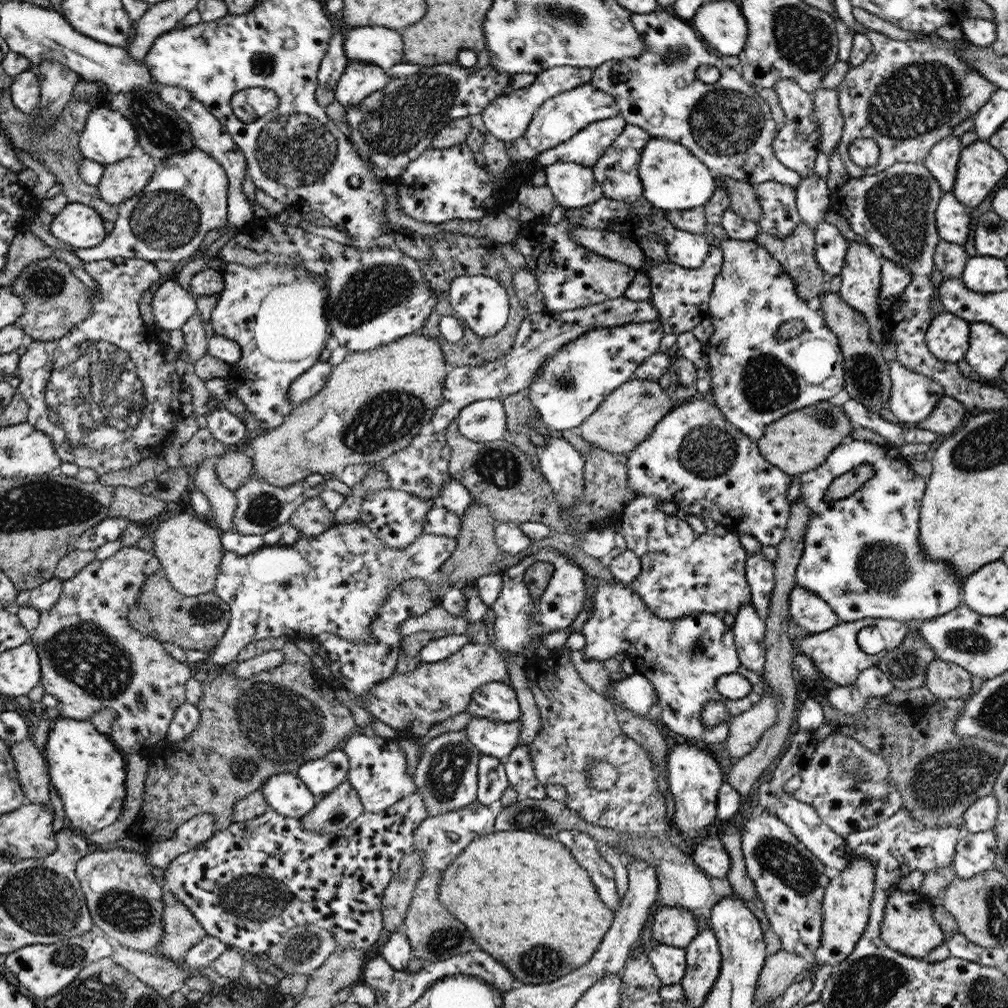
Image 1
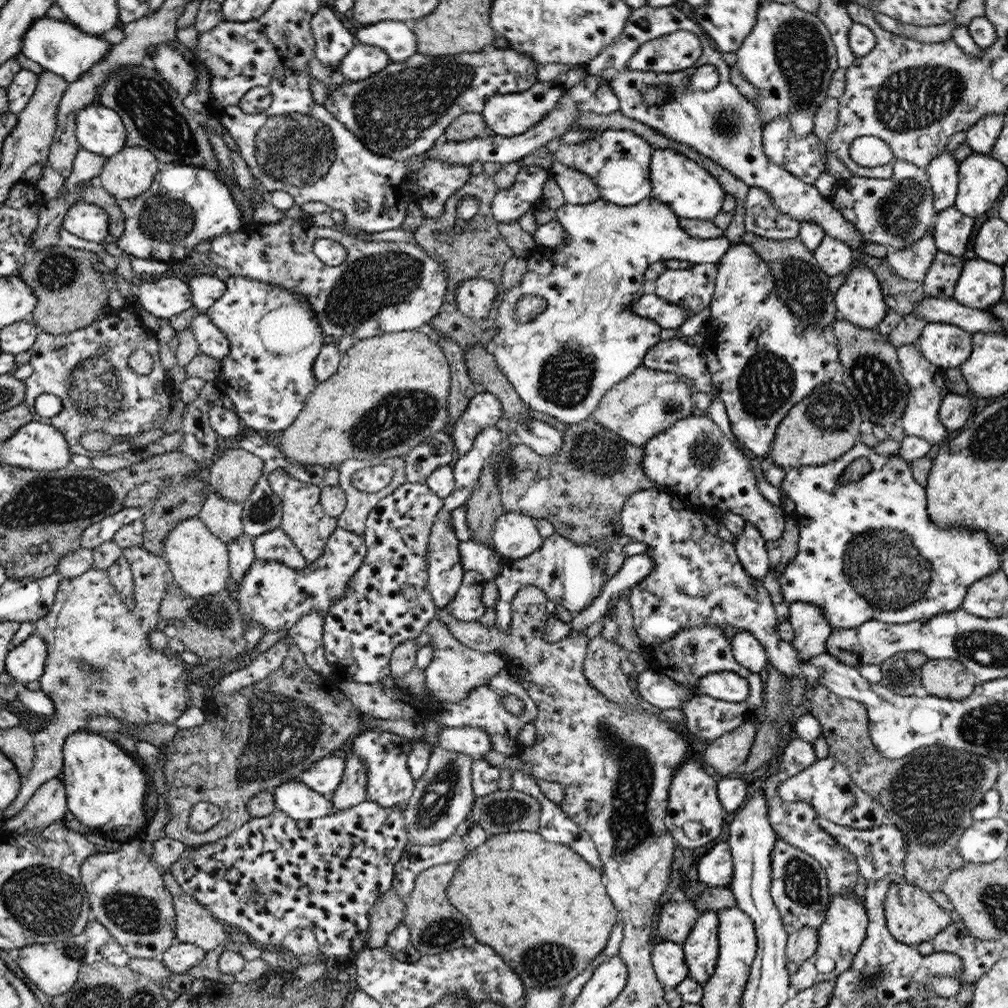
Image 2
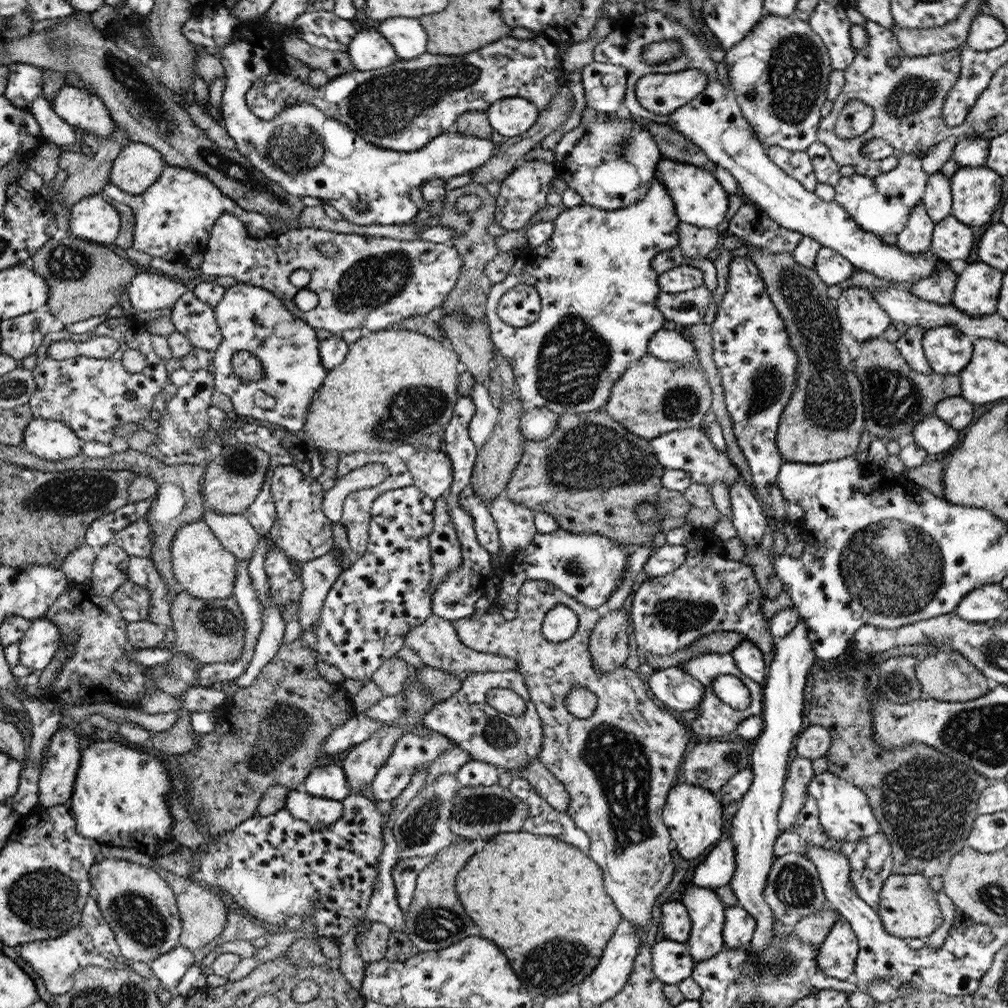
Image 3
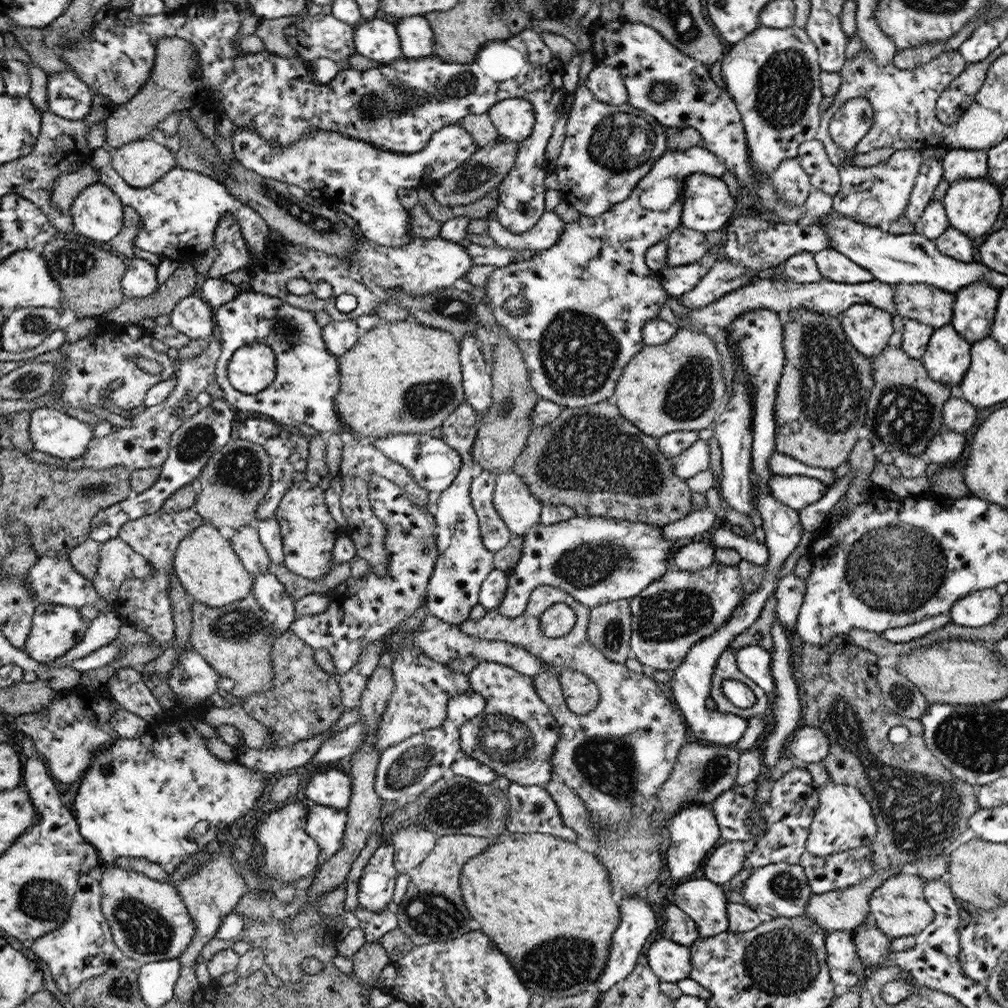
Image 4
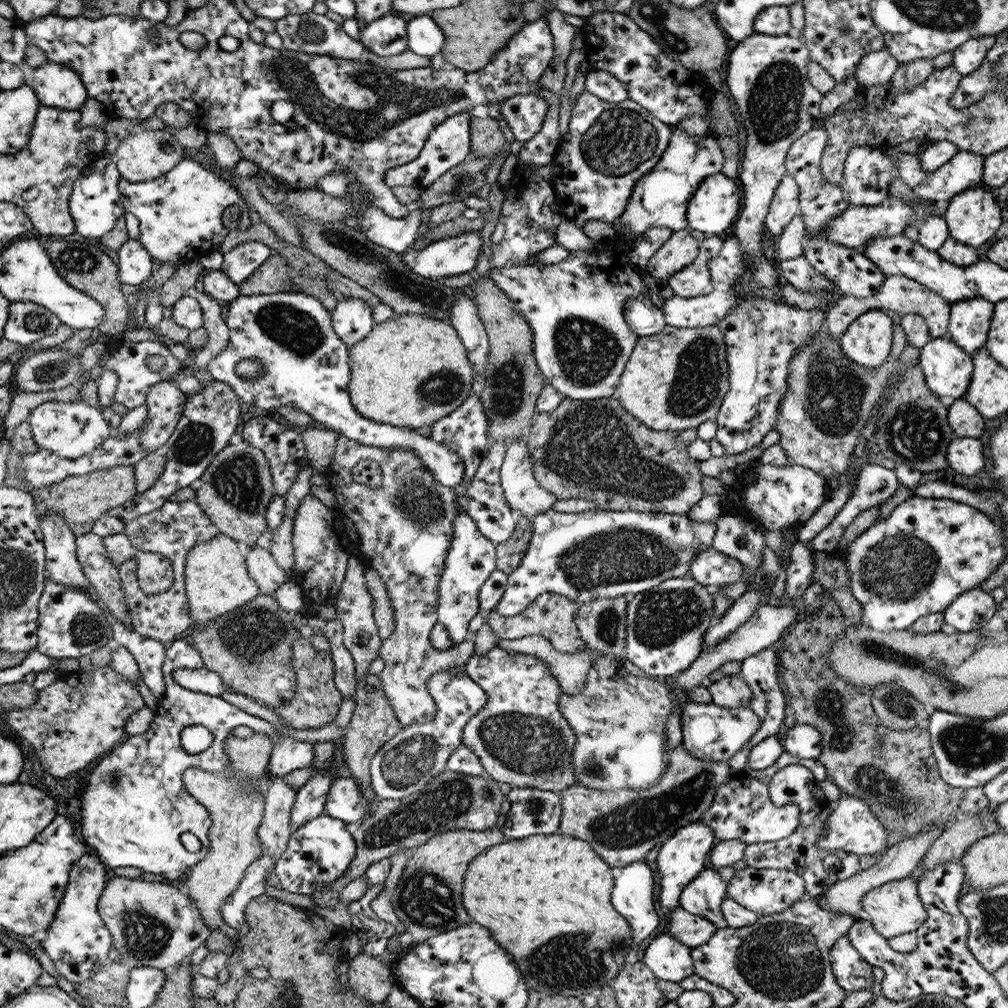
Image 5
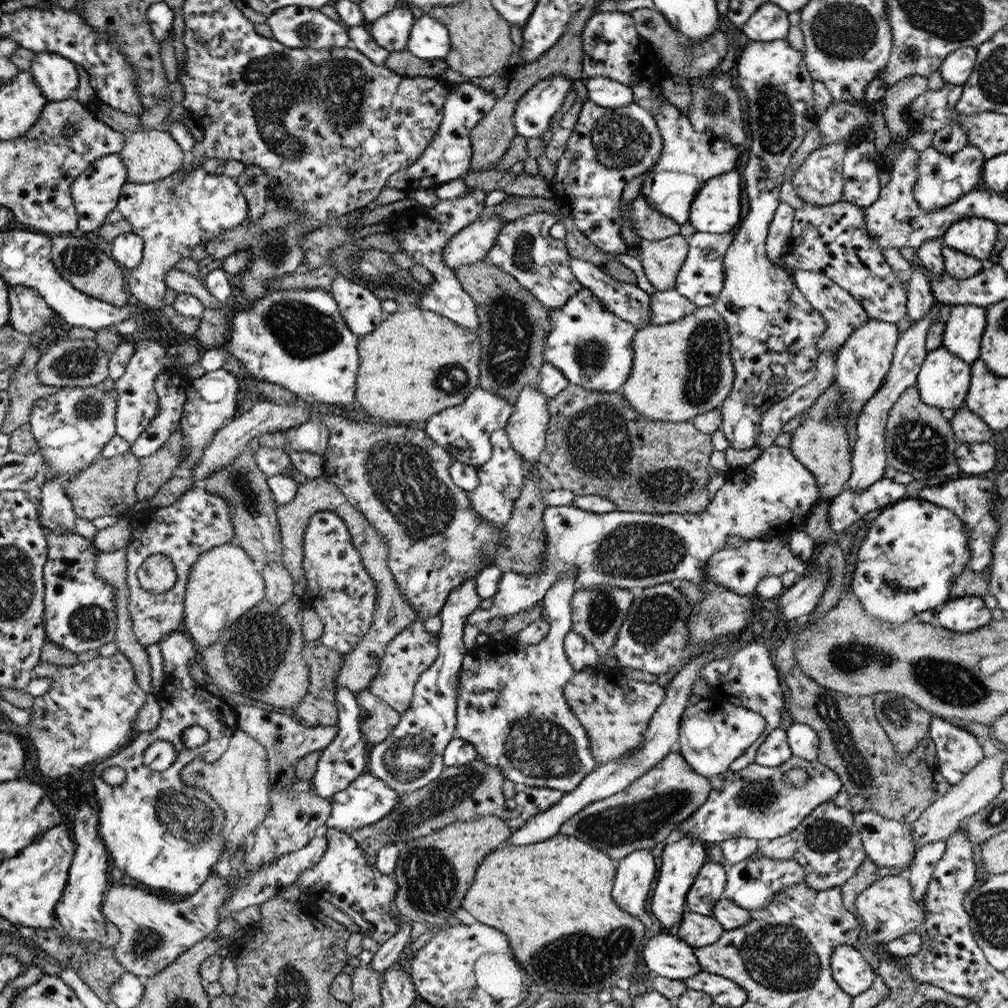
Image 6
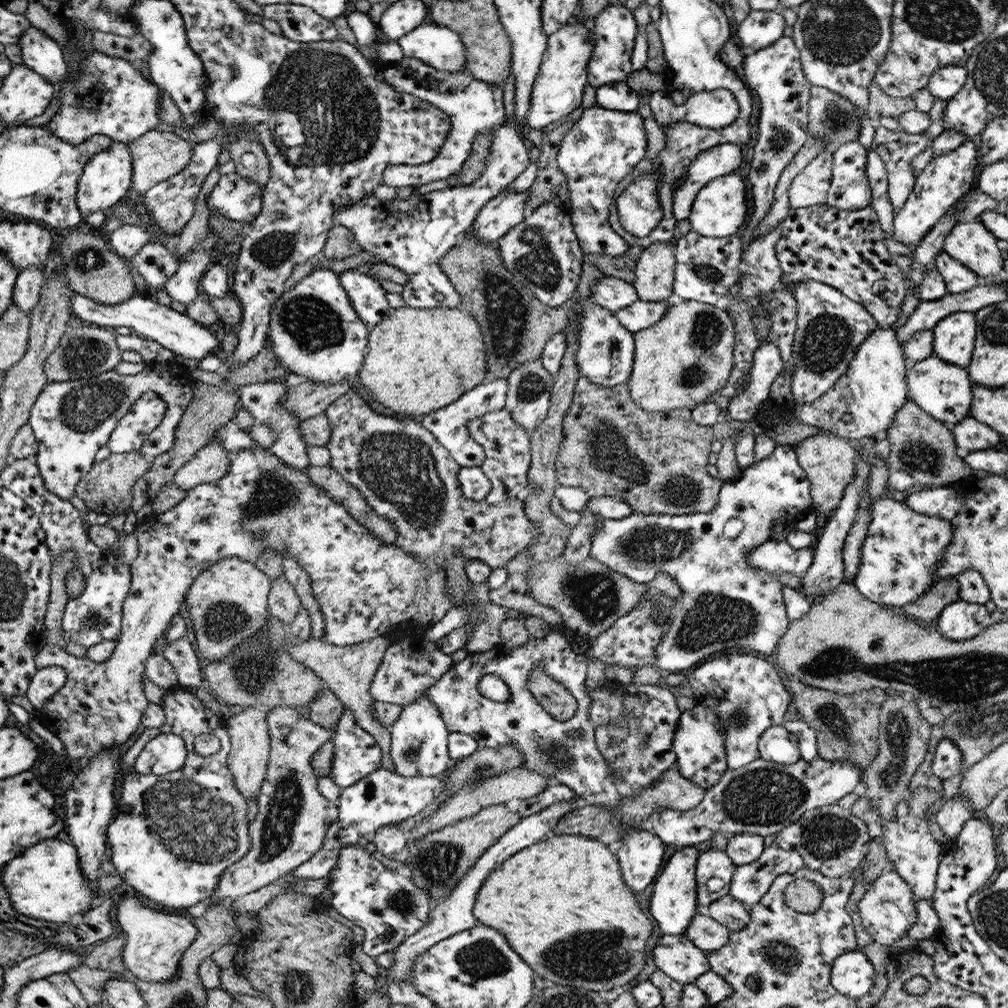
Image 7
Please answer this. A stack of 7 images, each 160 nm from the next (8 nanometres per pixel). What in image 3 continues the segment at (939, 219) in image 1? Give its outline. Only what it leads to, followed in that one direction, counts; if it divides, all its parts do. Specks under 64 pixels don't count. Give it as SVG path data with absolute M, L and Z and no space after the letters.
M950 214L935 224L930 251L940 260L965 260L973 244L974 234L970 227Z

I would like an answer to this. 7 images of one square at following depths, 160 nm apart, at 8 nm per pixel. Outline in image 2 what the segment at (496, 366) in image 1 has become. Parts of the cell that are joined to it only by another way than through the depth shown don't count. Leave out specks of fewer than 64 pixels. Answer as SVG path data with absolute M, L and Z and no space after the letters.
M651 290L632 301L631 310L642 318L656 321L661 328L673 330L679 328L686 319L690 318L689 310L662 300Z

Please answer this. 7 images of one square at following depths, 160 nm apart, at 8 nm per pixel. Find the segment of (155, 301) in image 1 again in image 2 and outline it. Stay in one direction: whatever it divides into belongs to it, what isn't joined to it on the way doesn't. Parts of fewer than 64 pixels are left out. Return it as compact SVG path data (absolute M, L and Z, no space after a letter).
M169 276L161 279L136 281L136 298L156 318L172 318L192 308L195 303L189 283Z

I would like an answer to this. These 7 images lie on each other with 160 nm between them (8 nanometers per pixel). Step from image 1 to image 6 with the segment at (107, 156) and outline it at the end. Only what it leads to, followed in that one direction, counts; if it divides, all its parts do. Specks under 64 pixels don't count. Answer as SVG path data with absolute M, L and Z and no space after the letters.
M34 53L29 72L34 75L40 90L52 102L76 97L78 72L70 59L56 53Z

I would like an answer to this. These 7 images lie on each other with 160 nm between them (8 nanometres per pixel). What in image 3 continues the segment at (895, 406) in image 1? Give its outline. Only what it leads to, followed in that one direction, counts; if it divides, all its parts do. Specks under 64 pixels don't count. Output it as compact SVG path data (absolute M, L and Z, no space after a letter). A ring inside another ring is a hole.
M911 326L905 330L900 338L896 341L896 348L899 353L905 358L905 361L916 371L922 374L930 374L931 366L927 361L922 339L926 328L920 326ZM935 412L919 420L913 426L911 435L914 443L919 444L934 459L941 458L948 450L954 450L954 444L960 438L958 431L938 418Z

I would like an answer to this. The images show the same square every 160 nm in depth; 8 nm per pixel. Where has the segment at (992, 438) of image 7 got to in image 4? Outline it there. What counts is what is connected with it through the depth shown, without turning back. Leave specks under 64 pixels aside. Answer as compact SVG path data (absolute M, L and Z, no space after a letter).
M960 395L951 396L942 409L943 424L951 431L966 434L976 424L977 408Z

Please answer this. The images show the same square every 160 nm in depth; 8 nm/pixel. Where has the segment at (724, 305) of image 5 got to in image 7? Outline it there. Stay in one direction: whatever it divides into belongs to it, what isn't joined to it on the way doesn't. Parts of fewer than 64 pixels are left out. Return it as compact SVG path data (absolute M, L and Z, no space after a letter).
M638 299L630 306L614 311L614 314L621 325L624 325L630 332L635 333L660 322L673 300L652 302Z

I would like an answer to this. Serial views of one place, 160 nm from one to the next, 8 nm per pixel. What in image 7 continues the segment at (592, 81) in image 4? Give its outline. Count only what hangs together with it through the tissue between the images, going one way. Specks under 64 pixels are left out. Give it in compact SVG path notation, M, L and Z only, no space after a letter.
M622 81L600 85L596 89L595 102L607 110L634 112L639 108L640 98L638 92Z

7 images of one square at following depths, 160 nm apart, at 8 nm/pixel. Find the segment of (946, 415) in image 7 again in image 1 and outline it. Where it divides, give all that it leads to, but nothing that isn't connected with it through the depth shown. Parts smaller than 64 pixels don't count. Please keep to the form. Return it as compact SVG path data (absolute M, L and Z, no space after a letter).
M952 313L936 315L925 334L930 352L944 362L957 363L969 349L969 322Z

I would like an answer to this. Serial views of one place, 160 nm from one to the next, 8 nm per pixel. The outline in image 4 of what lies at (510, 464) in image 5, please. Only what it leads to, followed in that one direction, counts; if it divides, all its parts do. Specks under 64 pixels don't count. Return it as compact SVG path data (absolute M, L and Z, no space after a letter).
M512 470L498 474L494 506L512 536L520 537L525 536L532 526L539 524L543 504L532 497L524 479Z

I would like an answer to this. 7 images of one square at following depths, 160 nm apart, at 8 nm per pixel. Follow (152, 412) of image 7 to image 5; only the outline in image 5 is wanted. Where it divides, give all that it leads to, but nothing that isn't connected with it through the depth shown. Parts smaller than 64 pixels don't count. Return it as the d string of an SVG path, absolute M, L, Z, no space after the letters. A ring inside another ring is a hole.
M112 339L107 345L105 351L100 355L100 364L103 368L111 368L118 377L118 384L115 390L114 401L124 404L130 411L137 406L142 406L146 403L146 396L150 392L150 388L157 382L163 380L174 379L179 374L179 369L183 368L185 363L179 361L176 357L170 353L169 348L158 340L146 340L146 341L116 341ZM148 356L164 356L166 358L166 364L160 372L152 372L148 366L146 366L146 358Z

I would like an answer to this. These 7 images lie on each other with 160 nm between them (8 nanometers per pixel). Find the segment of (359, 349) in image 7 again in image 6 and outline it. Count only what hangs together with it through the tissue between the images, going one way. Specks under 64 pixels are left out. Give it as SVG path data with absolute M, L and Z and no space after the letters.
M282 290L272 291L266 297L255 300L255 305L240 310L231 320L229 338L226 346L204 348L200 356L200 364L207 372L222 369L232 358L239 360L246 368L247 375L261 382L278 383L290 390L294 396L314 404L314 406L340 407L340 410L354 411L355 389L357 388L358 370L361 364L358 344L360 337L347 325L340 313L337 299L328 290Z

